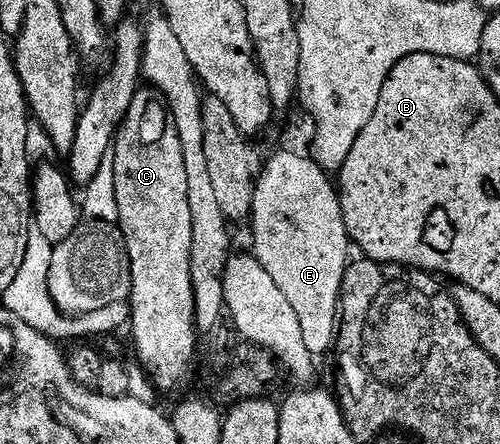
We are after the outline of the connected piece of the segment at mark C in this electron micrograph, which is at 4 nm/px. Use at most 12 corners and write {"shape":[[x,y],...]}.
{"shape":[[159,89],[118,129],[129,331],[159,394],[190,377],[192,207]]}

